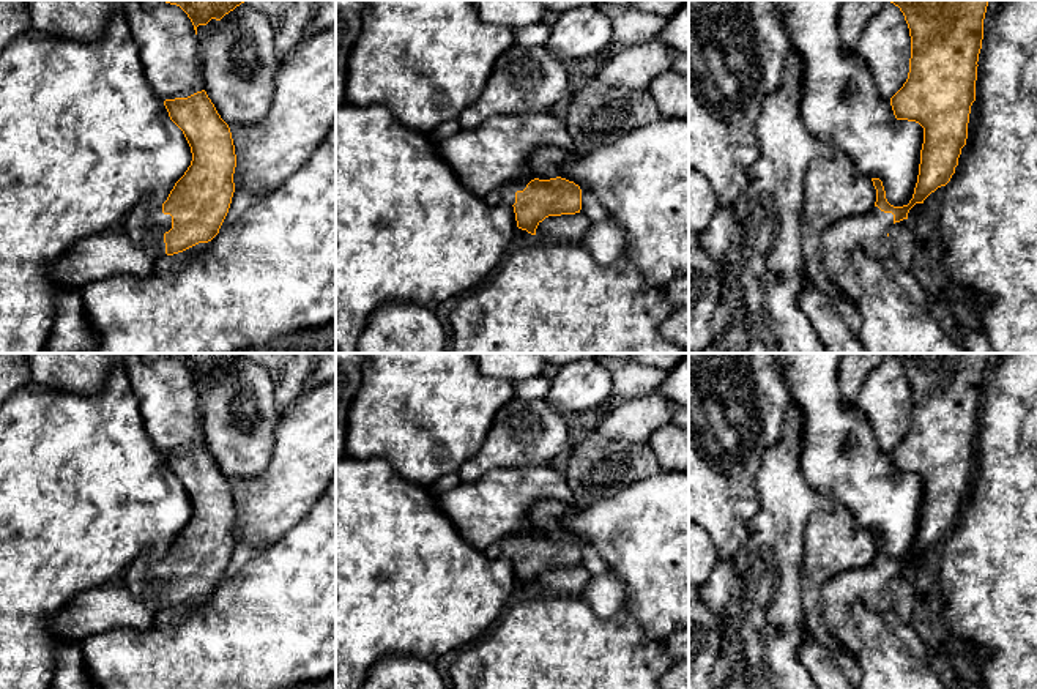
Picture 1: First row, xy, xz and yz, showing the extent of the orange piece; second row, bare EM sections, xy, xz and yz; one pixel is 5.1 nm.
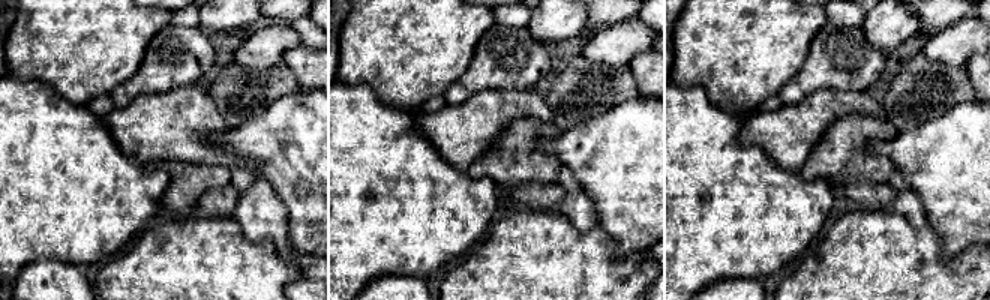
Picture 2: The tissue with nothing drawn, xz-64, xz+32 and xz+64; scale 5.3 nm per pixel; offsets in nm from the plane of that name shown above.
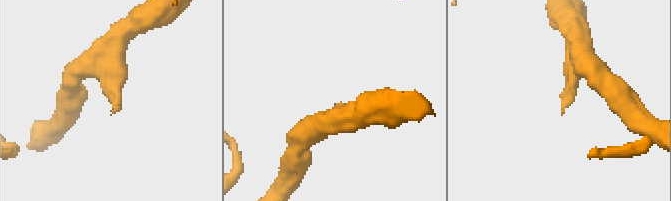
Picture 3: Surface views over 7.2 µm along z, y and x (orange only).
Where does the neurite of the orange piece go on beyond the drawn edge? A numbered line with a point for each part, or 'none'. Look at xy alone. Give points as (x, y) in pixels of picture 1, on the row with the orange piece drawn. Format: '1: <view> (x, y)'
1: xy (142, 224)

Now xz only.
1: xz (546, 161)

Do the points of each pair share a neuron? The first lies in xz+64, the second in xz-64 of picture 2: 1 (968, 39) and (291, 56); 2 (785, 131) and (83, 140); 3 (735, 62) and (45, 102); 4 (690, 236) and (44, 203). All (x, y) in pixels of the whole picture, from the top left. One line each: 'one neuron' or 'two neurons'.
1: two neurons
2: two neurons
3: two neurons
4: one neuron

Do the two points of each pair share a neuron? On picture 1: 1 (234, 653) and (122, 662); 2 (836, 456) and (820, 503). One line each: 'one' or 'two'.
1: one
2: two

